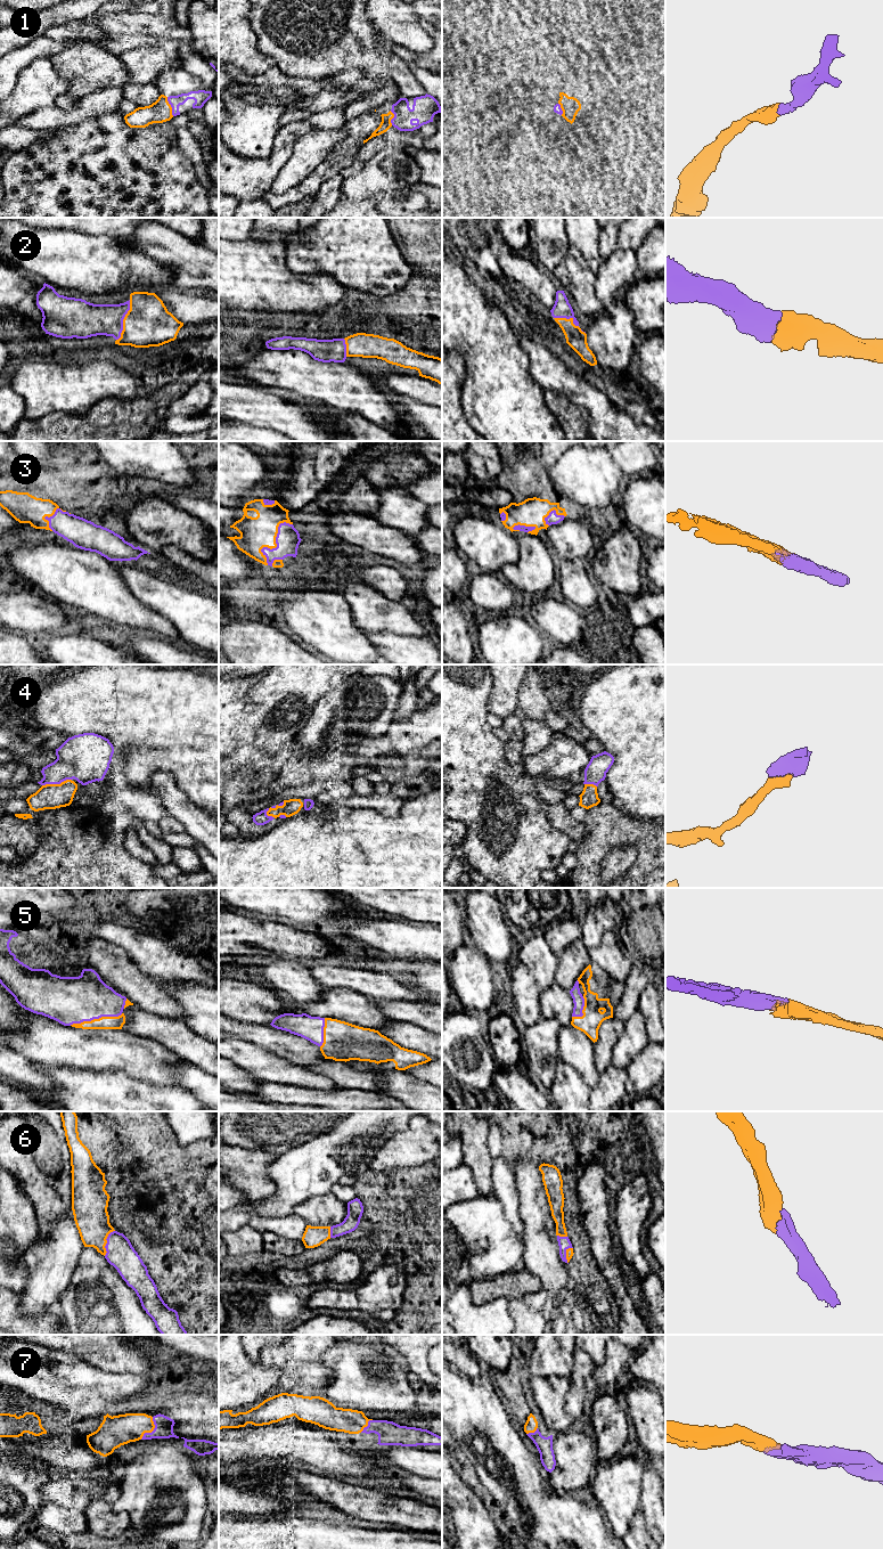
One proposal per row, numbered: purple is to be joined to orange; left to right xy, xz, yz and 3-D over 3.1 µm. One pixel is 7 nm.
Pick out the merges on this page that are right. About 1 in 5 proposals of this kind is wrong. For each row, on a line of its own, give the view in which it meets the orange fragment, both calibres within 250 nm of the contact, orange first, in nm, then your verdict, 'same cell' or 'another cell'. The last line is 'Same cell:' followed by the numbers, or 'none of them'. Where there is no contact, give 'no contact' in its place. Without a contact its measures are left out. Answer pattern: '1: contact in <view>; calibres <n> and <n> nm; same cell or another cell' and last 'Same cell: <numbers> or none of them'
1: contact in xy; calibres 160 and 100 nm; same cell
2: contact in xy; calibres 320 and 240 nm; same cell
3: contact in xz; calibres 220 and 170 nm; same cell
4: contact in xz; calibres 120 and 100 nm; same cell
5: contact in xy; calibres 100 and 340 nm; same cell
6: contact in xy; calibres 240 and 200 nm; same cell
7: contact in xy; calibres 220 and 130 nm; same cell
Same cell: 1, 2, 3, 4, 5, 6, 7

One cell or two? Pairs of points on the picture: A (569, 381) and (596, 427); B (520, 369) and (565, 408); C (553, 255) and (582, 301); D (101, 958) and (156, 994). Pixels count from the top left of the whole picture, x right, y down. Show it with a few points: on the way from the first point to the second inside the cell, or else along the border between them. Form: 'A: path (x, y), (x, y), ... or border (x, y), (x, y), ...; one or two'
A: path (580, 392), (596, 408), (596, 416); one
B: border (542, 390), (546, 406), (554, 415); two
C: border (570, 244), (564, 258), (552, 270); two
D: path (115, 968), (129, 981), (142, 991); one

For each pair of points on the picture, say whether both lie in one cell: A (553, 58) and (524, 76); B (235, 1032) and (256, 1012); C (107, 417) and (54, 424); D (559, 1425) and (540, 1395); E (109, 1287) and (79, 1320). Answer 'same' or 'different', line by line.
A: different
B: different
C: same
D: same
E: same

